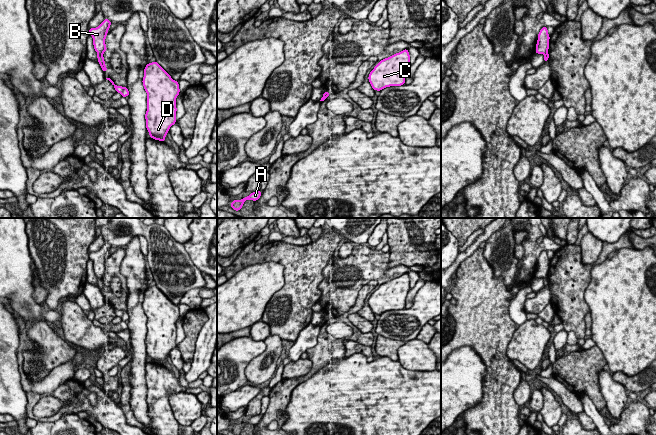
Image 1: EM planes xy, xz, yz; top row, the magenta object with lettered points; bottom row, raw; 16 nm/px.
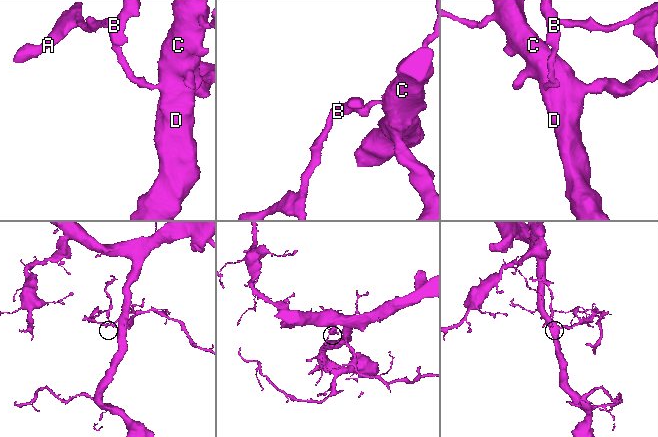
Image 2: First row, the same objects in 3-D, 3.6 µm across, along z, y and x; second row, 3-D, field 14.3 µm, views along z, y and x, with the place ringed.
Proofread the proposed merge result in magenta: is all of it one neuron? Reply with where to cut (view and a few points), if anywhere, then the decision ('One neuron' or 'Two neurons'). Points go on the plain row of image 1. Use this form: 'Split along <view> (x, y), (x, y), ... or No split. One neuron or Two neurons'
Split along xy (98, 277), (101, 279). Two neurons

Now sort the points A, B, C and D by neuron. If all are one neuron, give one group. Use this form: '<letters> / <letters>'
A B / C D

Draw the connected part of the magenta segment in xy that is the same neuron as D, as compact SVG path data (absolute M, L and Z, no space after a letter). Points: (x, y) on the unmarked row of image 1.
M156 285L148 287L144 292L142 307L147 316L147 355L152 363L165 366L170 351L176 347L179 307Z

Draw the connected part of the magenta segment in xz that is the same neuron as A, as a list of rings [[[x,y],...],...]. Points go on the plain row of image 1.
[[[260,414],[259,415],[256,415],[256,416],[252,416],[249,420],[241,423],[241,424],[233,424],[232,427],[230,428],[230,430],[235,435],[239,435],[242,432],[242,430],[243,430],[243,428],[244,428],[244,426],[246,424],[253,424],[255,426],[256,424],[258,424],[261,421],[261,418],[262,417],[261,417]]]

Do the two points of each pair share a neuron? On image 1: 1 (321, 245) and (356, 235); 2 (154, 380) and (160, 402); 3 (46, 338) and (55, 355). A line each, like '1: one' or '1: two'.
1: two
2: one
3: one

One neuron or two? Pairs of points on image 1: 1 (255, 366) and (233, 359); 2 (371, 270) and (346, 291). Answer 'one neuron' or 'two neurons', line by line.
1: two neurons
2: one neuron

